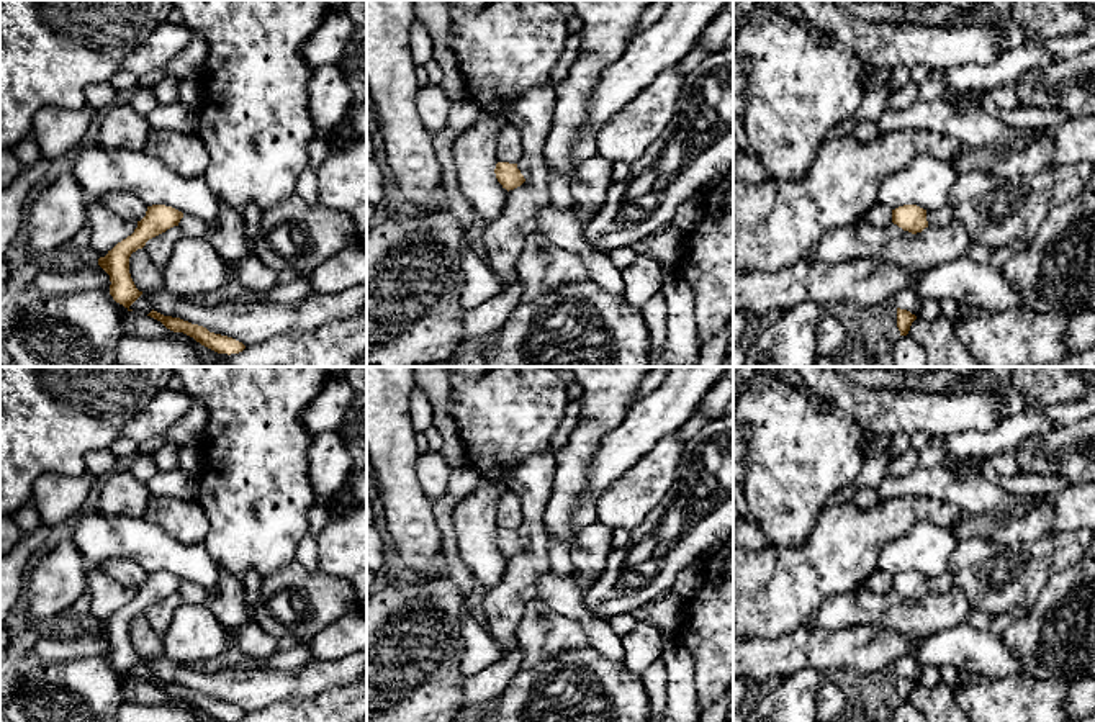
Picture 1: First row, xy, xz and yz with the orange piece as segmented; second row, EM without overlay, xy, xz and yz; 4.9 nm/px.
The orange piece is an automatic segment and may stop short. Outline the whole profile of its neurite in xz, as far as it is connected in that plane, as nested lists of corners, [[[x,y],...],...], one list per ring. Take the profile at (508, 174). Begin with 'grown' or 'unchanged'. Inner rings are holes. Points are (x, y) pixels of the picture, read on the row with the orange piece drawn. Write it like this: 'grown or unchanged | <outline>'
unchanged | [[[498,162],[494,174],[496,174],[498,182],[507,192],[520,187],[525,182],[524,175],[517,169],[517,164]]]

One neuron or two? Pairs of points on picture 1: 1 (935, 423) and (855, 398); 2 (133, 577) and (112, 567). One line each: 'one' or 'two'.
1: one
2: one

